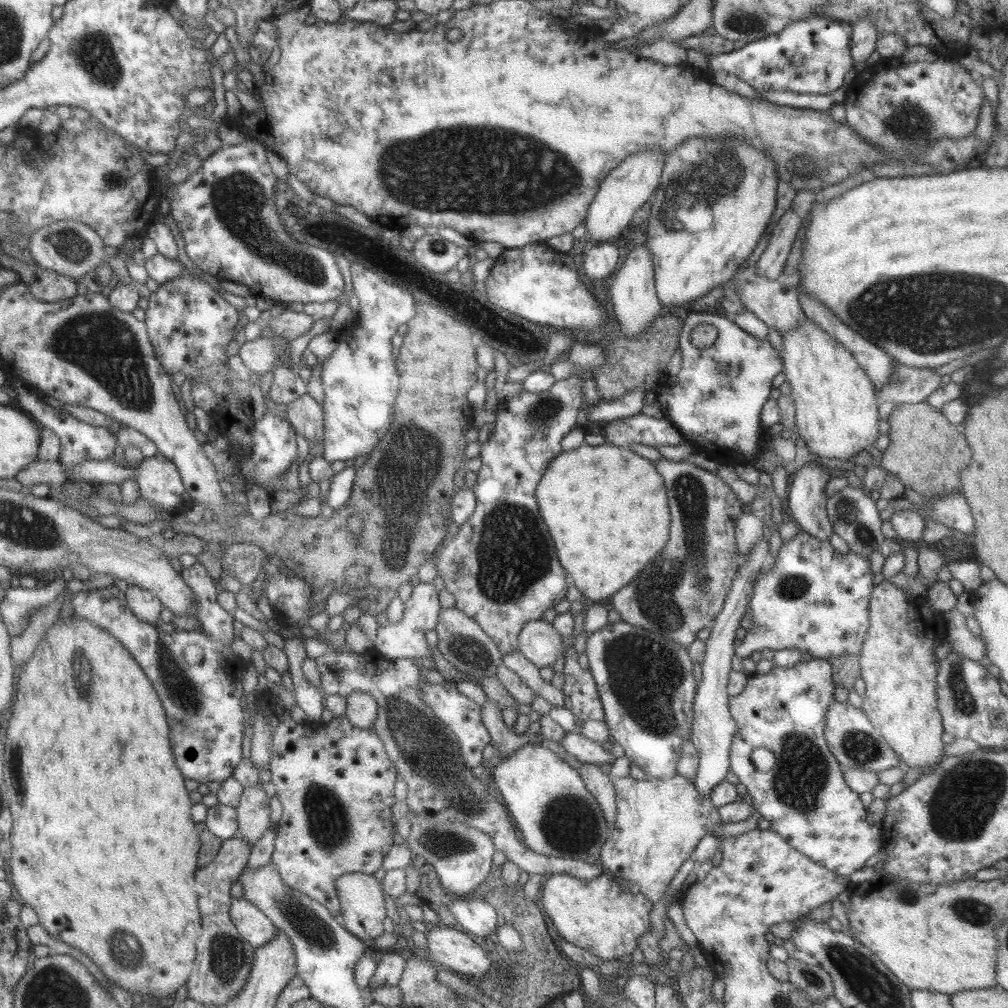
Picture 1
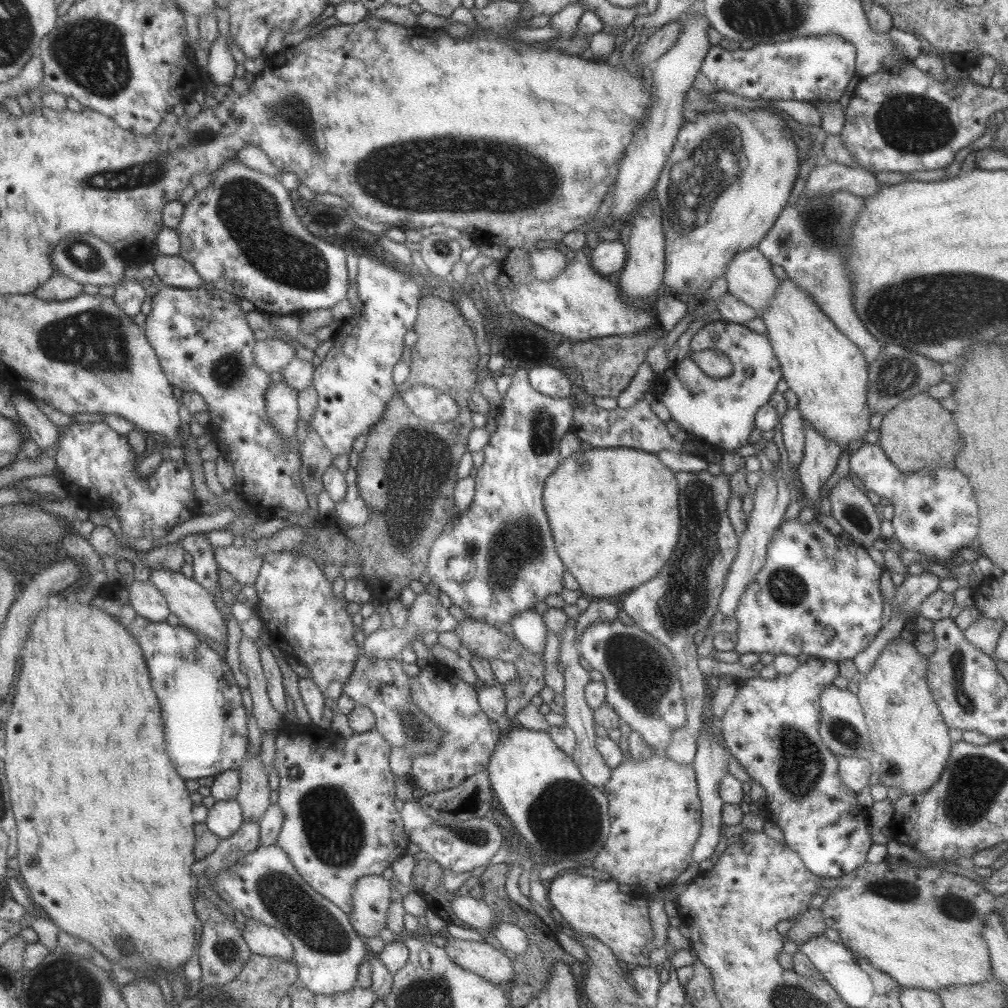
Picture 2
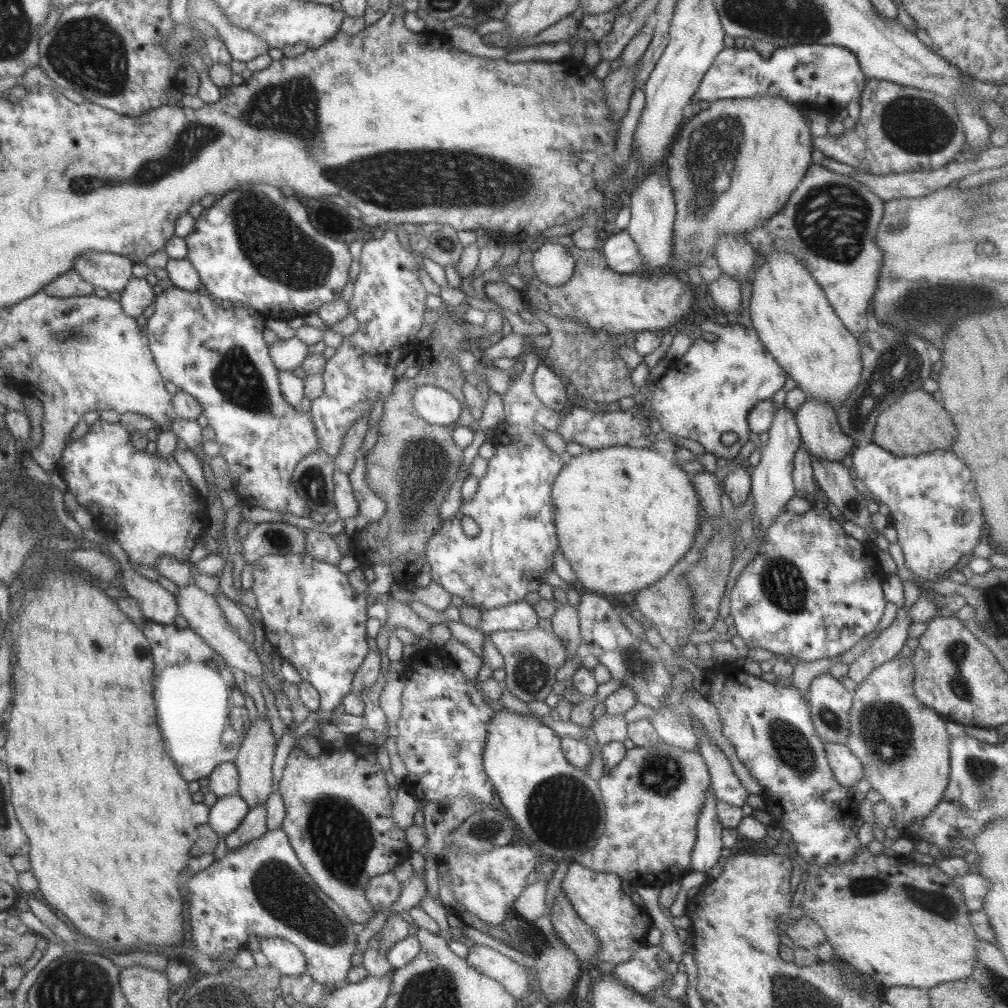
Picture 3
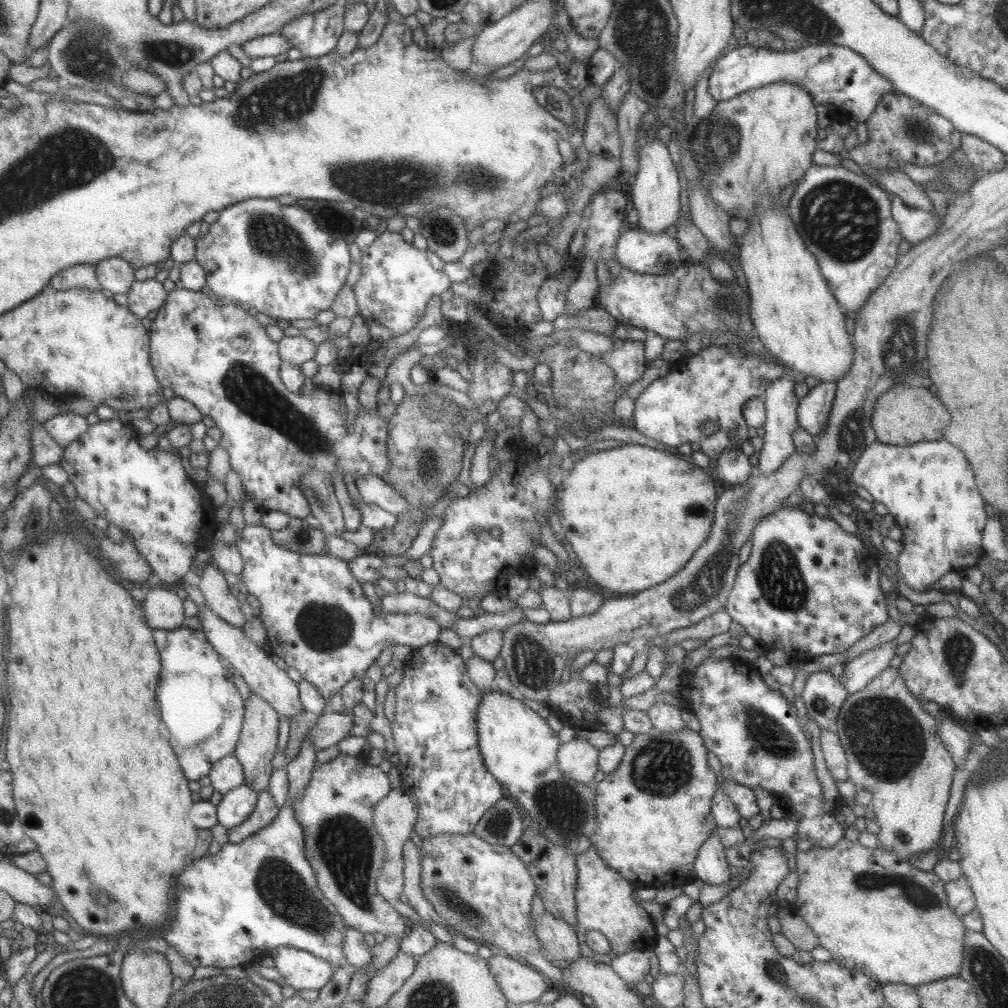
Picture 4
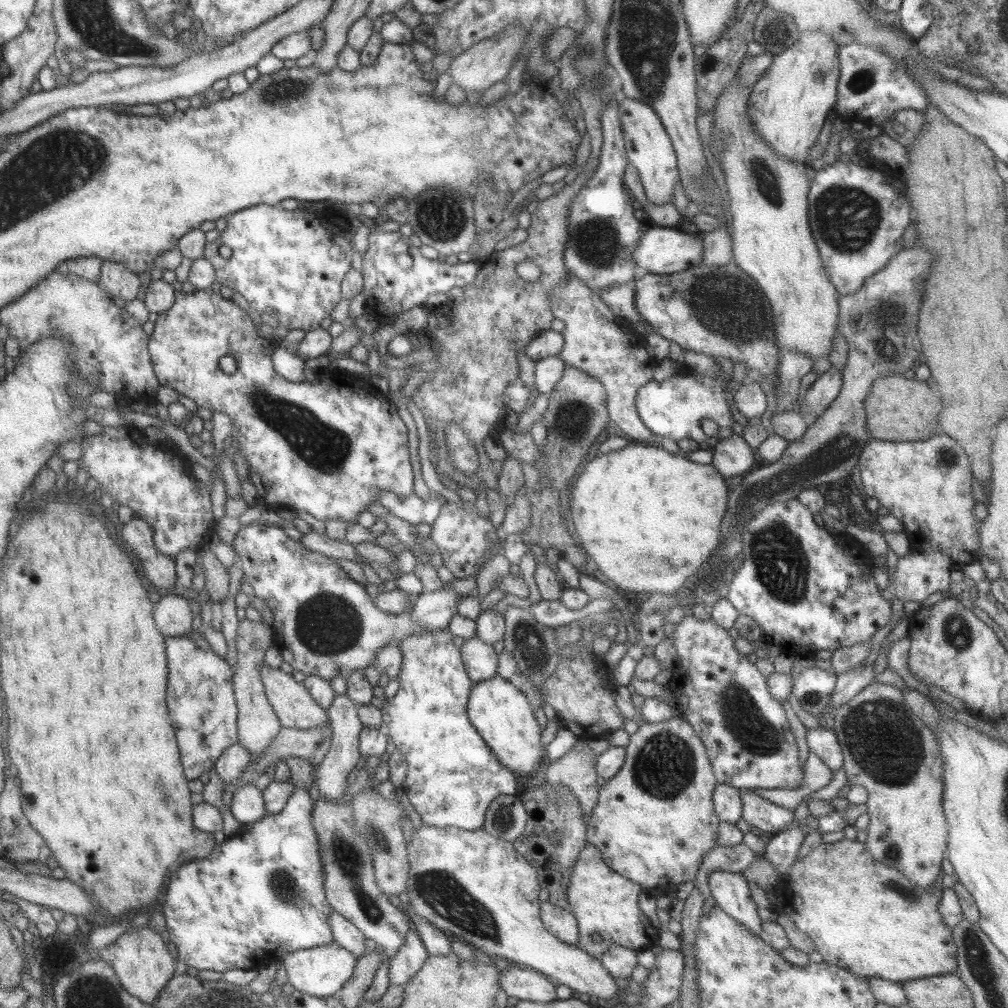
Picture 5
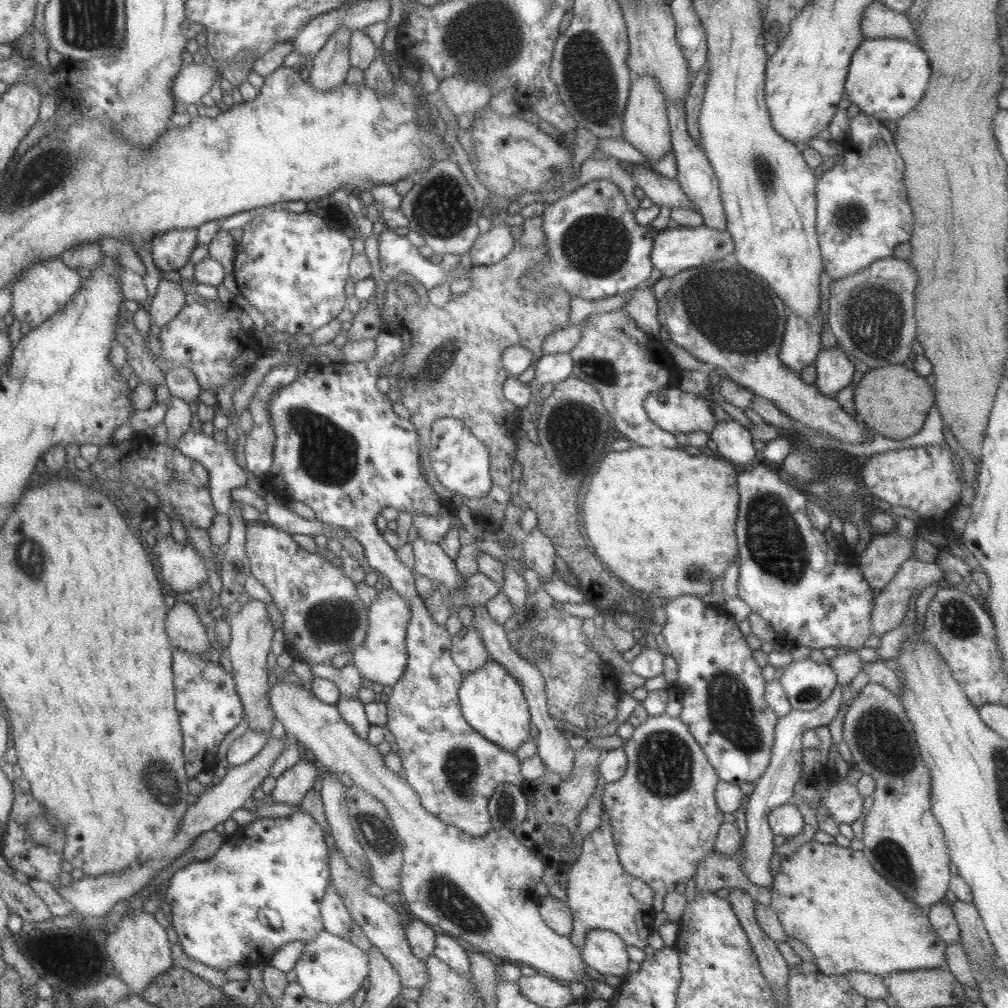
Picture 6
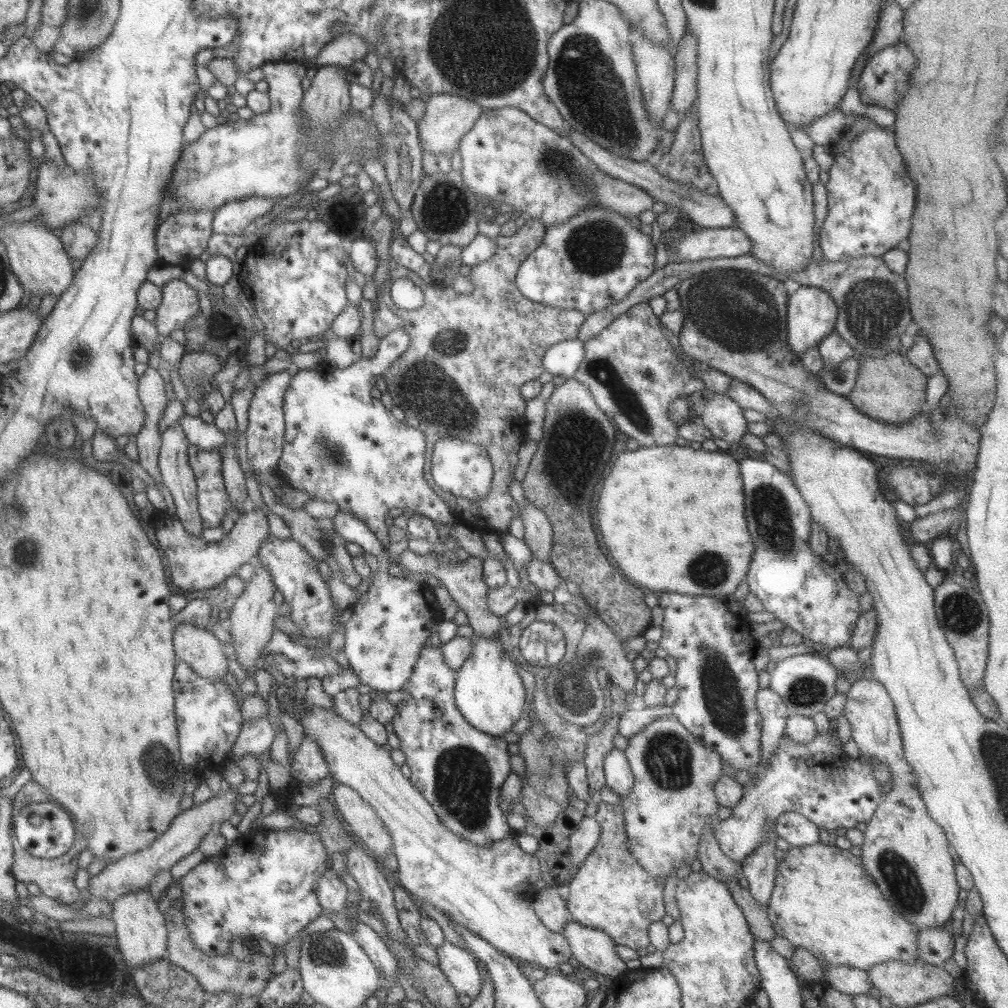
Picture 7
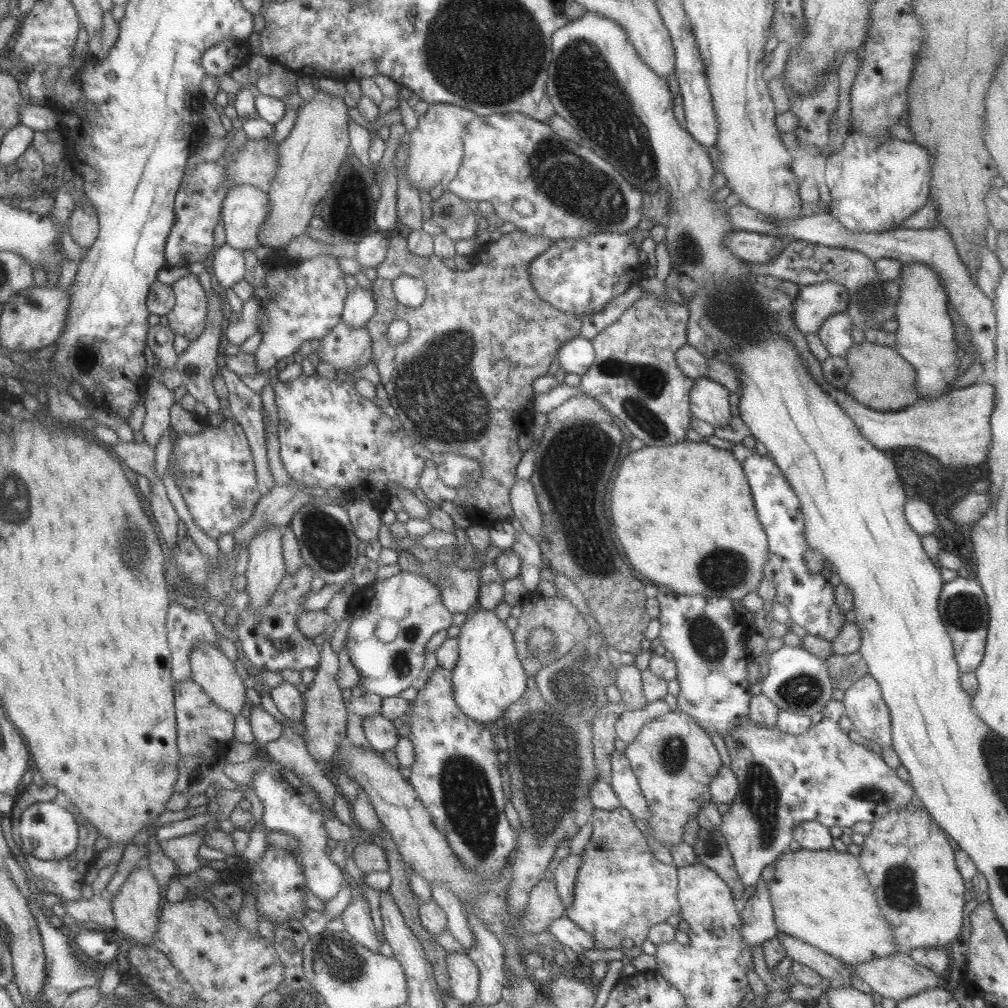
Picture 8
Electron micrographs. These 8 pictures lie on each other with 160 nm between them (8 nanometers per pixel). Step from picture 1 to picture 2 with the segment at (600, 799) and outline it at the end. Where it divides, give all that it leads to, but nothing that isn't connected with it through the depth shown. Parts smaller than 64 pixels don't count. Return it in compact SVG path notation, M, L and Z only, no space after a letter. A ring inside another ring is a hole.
M567 620L567 625L563 629L563 635L559 637L560 654L558 662L563 666L562 673L564 677L565 688L562 693L564 699L564 723L574 732L576 740L573 752L570 754L570 759L577 765L581 776L585 782L593 785L601 790L602 786L610 779L611 768L609 768L601 758L600 752L595 748L596 738L595 730L593 729L593 711L589 708L584 698L584 687L589 682L589 673L579 664L579 645L577 644L577 636L575 635L575 624L577 620Z

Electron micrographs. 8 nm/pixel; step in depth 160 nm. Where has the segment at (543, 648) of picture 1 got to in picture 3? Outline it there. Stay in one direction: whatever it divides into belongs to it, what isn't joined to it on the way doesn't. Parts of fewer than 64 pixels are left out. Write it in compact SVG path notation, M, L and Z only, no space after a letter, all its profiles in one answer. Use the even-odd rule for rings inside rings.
M524 600L480 613L481 623L477 629L484 635L495 630L527 632L535 628L538 622L533 605L527 604Z

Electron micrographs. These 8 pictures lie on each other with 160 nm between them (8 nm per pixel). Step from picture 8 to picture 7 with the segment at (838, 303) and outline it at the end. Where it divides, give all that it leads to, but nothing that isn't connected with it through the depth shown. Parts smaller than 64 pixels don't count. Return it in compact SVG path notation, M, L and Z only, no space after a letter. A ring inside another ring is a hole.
M799 285L788 296L786 306L786 338L790 352L800 358L807 349L817 347L821 339L834 330L836 312L836 304L827 292L817 287Z

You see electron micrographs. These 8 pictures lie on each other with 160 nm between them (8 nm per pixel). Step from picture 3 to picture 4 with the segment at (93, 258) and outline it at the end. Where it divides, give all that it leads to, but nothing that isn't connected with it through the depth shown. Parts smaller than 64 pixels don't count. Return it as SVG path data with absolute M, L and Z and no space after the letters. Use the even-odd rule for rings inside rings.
M109 257L95 264L96 279L100 288L114 294L126 294L135 280L134 268L119 257Z

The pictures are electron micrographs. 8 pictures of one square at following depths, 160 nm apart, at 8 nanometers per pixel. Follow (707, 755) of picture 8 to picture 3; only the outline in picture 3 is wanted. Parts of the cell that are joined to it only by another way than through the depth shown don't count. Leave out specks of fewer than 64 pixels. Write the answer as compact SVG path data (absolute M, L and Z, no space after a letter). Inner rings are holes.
M660 739L653 746L635 746L609 772L599 775L597 782L605 811L604 832L583 856L573 862L593 872L612 872L627 880L634 889L650 886L660 889L677 882L690 870L690 852L696 837L696 824L704 801L704 790L710 785L707 765L698 750L681 750Z

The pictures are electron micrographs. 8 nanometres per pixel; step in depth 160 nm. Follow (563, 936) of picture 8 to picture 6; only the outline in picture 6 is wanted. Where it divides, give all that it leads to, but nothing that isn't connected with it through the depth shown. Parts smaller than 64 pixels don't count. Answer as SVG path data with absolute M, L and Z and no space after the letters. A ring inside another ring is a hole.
M589 930L580 951L586 966L603 975L620 980L628 974L626 944L613 932Z

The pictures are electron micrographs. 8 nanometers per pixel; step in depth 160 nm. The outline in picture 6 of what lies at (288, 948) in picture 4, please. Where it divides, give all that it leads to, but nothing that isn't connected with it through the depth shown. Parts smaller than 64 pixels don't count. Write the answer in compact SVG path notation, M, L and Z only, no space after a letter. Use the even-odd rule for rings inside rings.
M323 929L316 937L304 941L303 950L292 969L305 996L332 1006L351 999L368 976L368 954L355 947L349 939L329 934Z

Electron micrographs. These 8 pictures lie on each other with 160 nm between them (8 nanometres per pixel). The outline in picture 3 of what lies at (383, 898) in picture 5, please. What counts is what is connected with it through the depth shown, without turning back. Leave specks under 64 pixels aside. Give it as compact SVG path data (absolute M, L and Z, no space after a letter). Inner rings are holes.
M385 734L375 735L372 741L362 743L353 740L339 748L321 742L322 751L318 756L309 756L294 746L287 755L278 784L278 793L285 805L281 831L316 887L338 904L351 922L357 924L365 924L375 916L364 895L369 879L391 871L393 866L407 860L411 851L404 830L393 824L385 771L377 761L377 750L383 747L384 740Z

